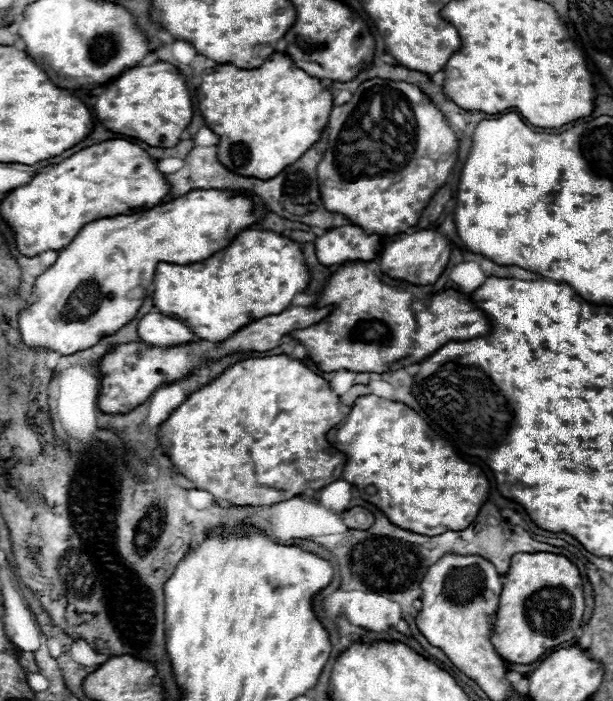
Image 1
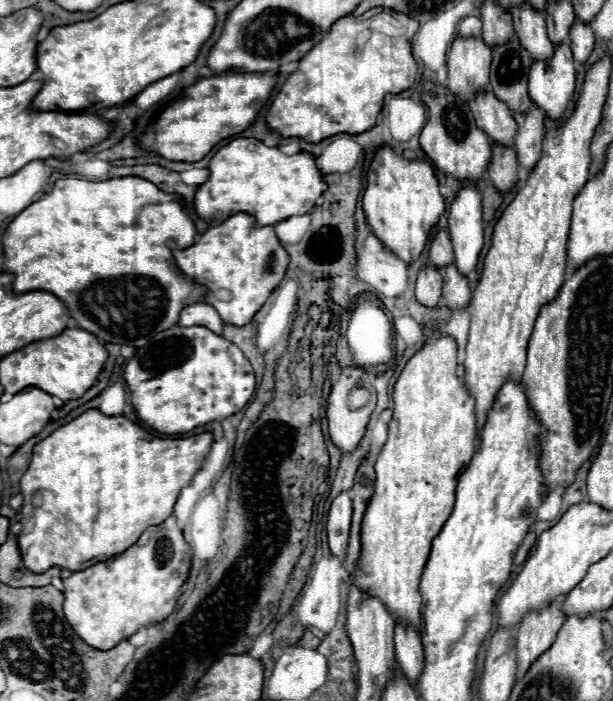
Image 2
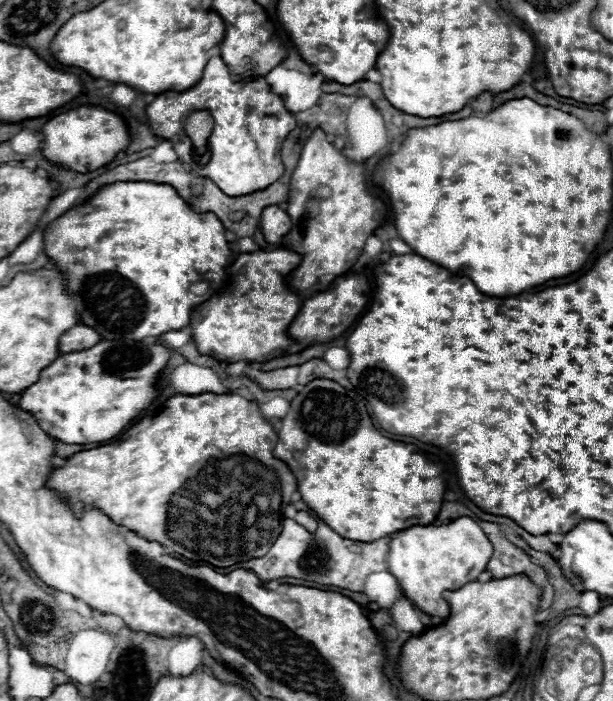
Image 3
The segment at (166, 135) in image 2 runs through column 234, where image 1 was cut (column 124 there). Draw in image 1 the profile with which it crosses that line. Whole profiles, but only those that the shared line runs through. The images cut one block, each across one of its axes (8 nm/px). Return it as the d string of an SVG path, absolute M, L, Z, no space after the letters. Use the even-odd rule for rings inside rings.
M156 62L152 66L130 68L130 70L122 72L114 82L110 82L106 86L106 92L98 96L98 100L94 104L94 114L112 132L138 138L150 146L172 148L180 142L180 134L192 120L192 100L190 100L190 92L186 88L186 82L184 82L184 76L180 74L180 70L168 62Z

